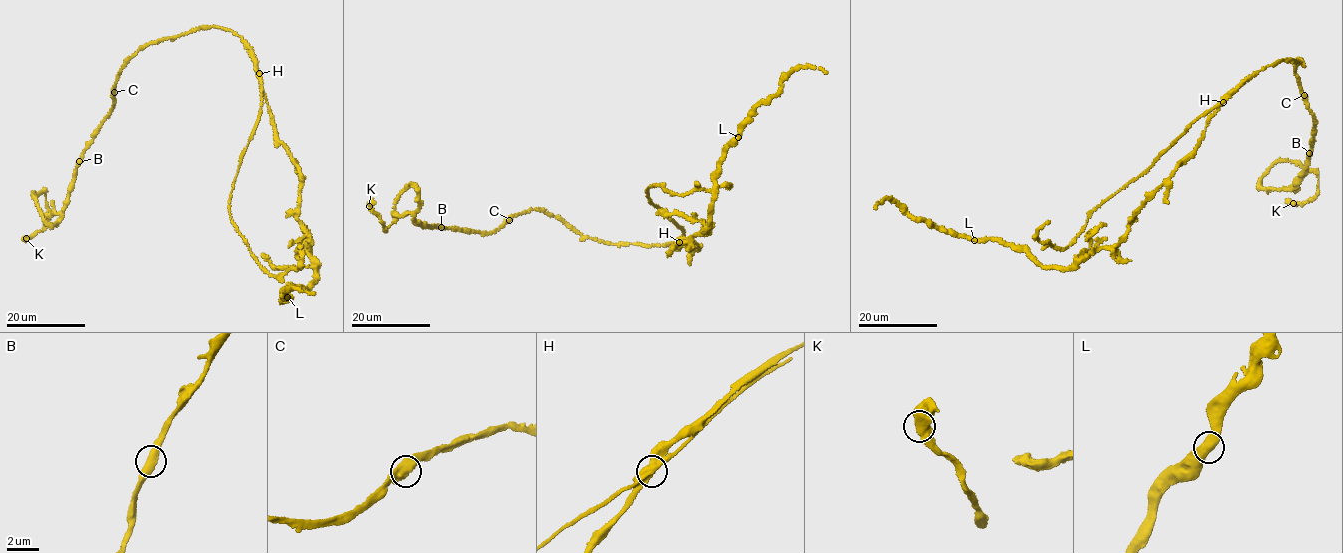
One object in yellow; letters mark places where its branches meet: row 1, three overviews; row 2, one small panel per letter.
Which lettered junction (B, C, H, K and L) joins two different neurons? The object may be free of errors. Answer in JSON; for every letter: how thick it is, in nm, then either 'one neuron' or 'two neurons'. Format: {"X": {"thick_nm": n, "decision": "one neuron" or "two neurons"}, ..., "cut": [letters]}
{"B": {"thick_nm": 500, "decision": "one neuron"}, "C": {"thick_nm": 550, "decision": "one neuron"}, "H": {"thick_nm": 550, "decision": "two neurons"}, "K": {"thick_nm": 600, "decision": "one neuron"}, "L": {"thick_nm": 500, "decision": "one neuron"}, "cut": ["H"]}

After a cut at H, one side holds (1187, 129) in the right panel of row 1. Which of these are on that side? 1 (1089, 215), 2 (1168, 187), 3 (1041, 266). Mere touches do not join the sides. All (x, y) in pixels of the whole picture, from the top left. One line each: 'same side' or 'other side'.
1: same side
2: other side
3: other side

